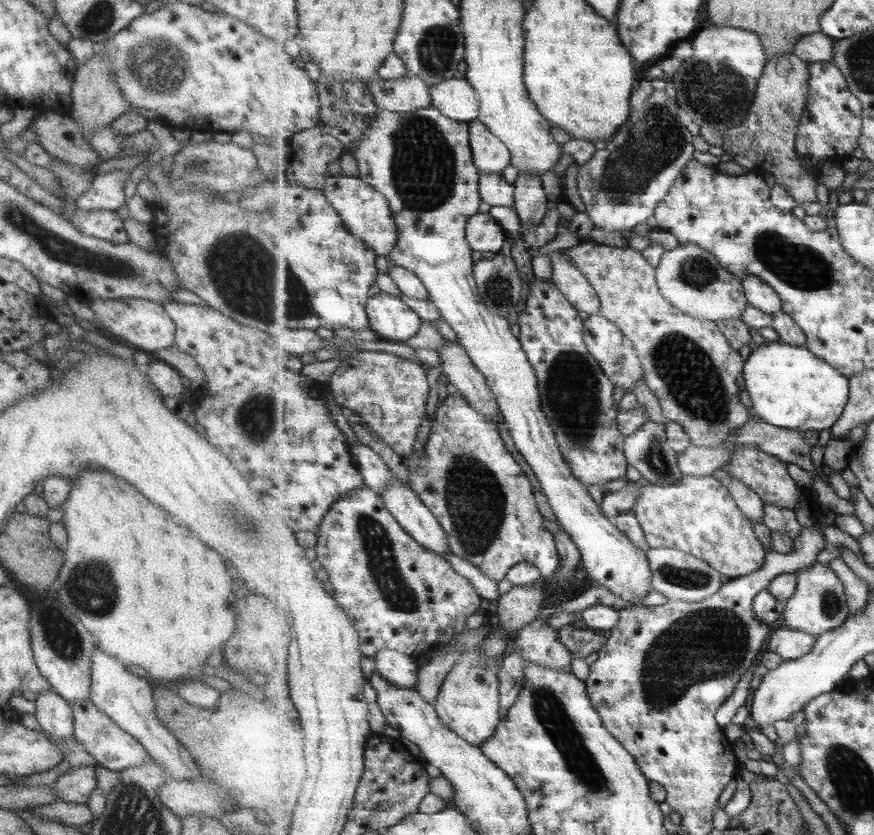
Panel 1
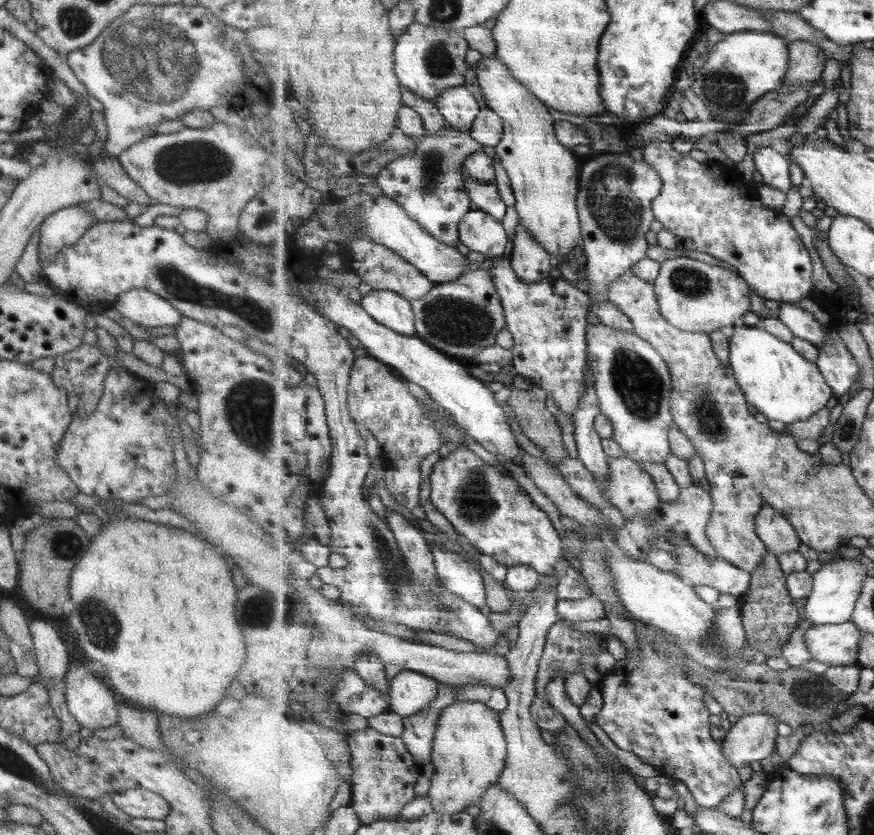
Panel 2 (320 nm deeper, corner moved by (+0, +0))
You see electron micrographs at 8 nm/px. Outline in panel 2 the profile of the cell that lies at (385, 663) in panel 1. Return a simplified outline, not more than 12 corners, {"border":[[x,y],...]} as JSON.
{"border":[[404,670],[389,685],[391,712],[403,718],[438,697],[434,678]]}

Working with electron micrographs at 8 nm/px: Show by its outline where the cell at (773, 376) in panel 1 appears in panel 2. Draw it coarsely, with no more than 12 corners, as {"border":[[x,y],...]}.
{"border":[[758,324],[730,331],[747,401],[787,425],[826,408],[817,363]]}

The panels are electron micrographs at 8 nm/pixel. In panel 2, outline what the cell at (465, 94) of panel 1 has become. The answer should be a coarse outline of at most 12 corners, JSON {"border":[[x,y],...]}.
{"border":[[467,85],[435,103],[451,128],[468,133],[481,112]]}

